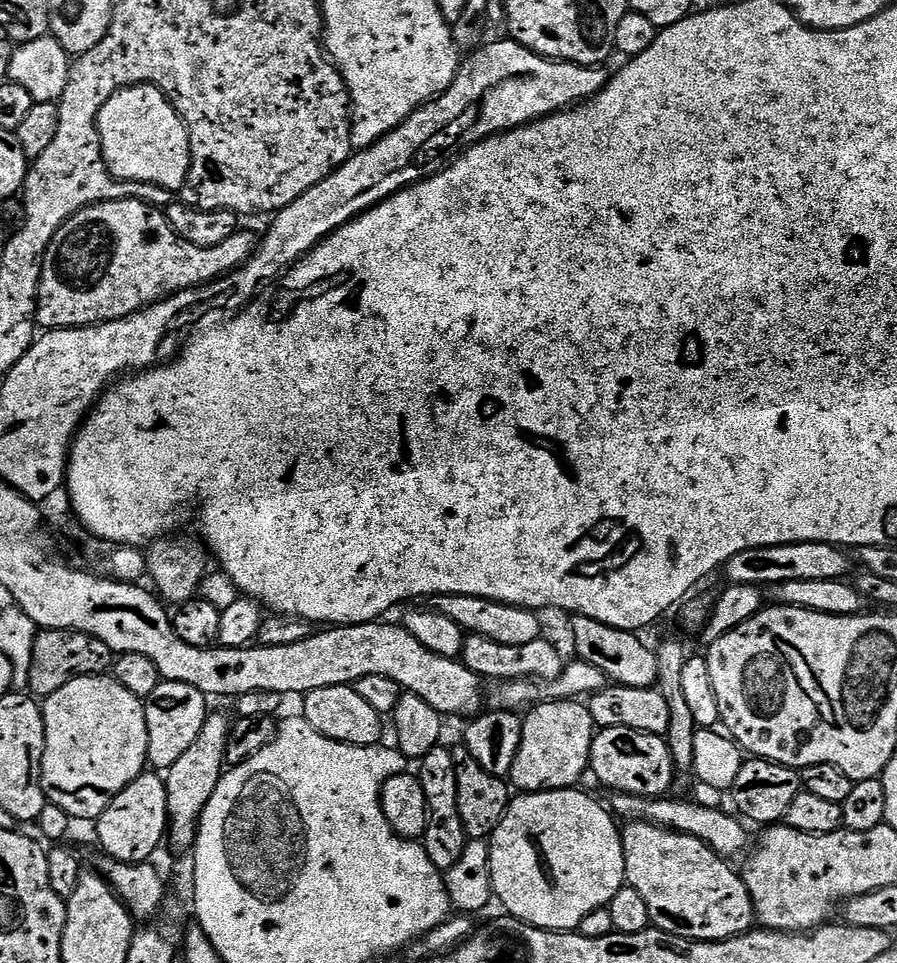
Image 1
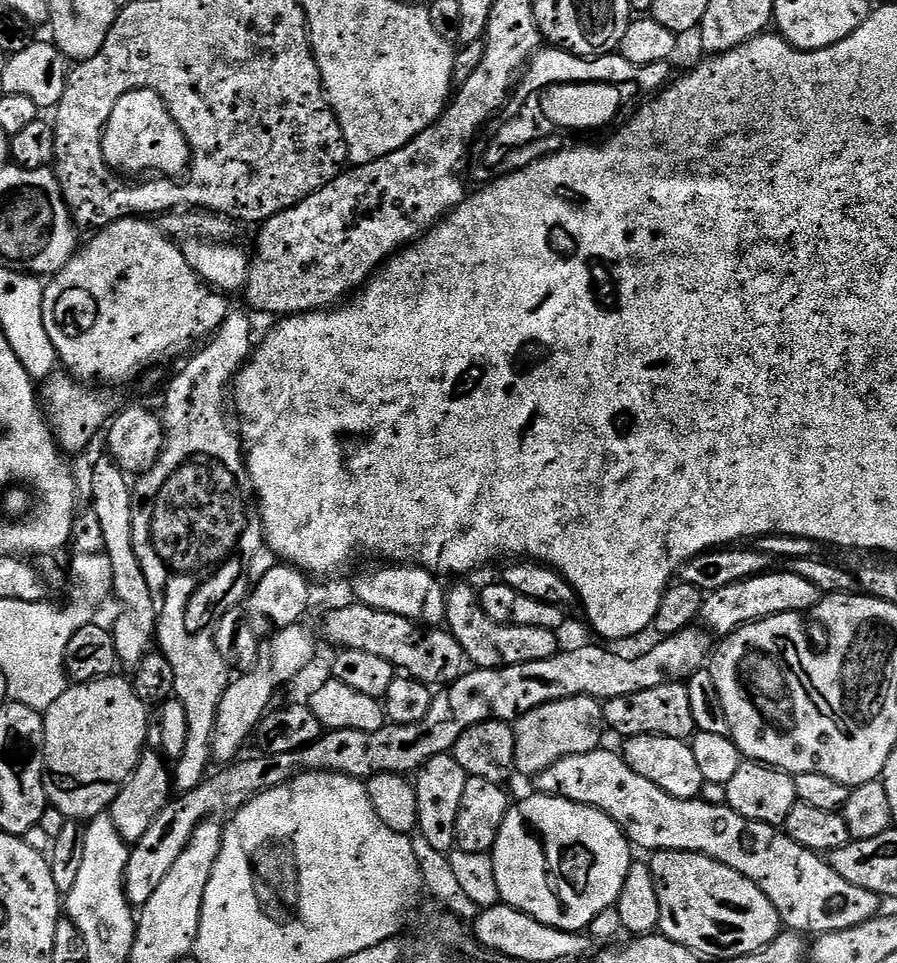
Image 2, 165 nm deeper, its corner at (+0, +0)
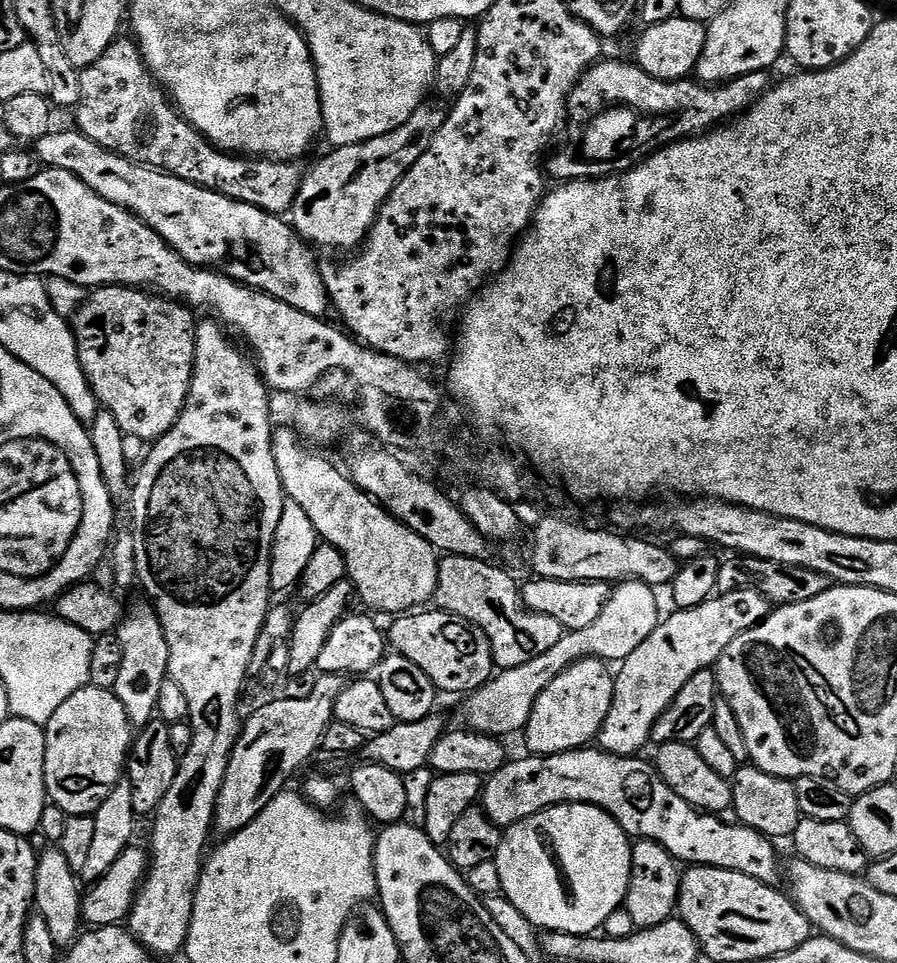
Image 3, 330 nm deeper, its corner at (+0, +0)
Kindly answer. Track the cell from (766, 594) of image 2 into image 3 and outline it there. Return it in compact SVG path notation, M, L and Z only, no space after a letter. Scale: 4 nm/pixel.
M736 589L713 595L702 606L681 608L673 611L673 616L665 615L660 624L619 665L620 673L615 673L612 685L612 705L610 714L598 737L601 749L615 756L636 756L644 747L649 747L654 722L678 698L678 690L694 678L694 674L711 669L721 654L746 630L761 624L767 618L770 605L767 598L754 590Z

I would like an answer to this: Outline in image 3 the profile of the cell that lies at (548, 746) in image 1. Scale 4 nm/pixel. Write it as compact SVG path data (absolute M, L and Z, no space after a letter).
M578 660L545 683L522 733L531 755L562 754L591 745L599 737L606 722L606 714L610 714L614 694L613 677L610 672L608 676L608 668L609 665L603 660Z

